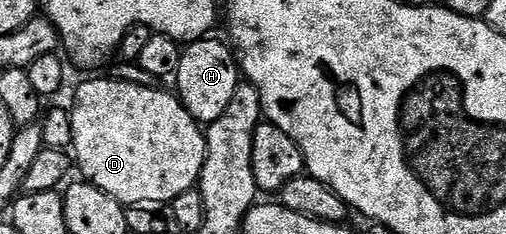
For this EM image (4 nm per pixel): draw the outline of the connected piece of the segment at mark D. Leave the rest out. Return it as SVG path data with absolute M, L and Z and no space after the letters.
M103 79L103 81L86 81L78 89L78 94L74 97L74 109L69 110L72 119L72 157L82 168L81 176L89 181L91 185L100 187L108 195L112 195L123 206L132 203L160 203L161 201L174 201L176 195L184 195L184 191L195 188L198 178L202 176L202 168L204 167L204 159L206 158L206 135L203 126L192 119L192 115L188 115L186 108L182 106L181 101L173 92L165 93L165 88L149 89L148 87L140 87L132 83L124 83L123 81L111 81Z

